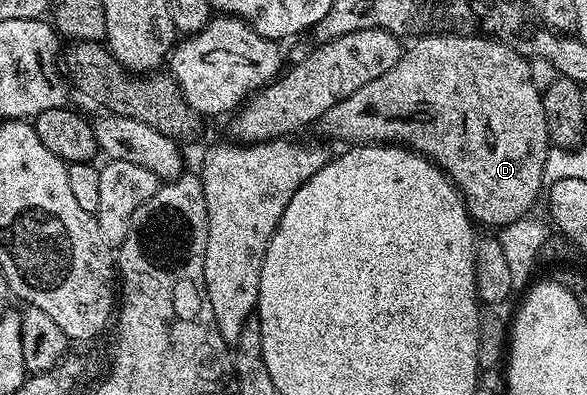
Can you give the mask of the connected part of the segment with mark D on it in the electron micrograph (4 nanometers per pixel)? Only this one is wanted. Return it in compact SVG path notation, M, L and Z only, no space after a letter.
M423 34L413 41L414 44L403 51L402 56L380 78L372 78L365 86L360 86L356 94L348 94L328 114L324 114L317 122L317 131L320 130L326 136L331 136L334 140L343 140L343 145L357 146L359 144L396 144L410 149L411 152L418 152L425 156L427 160L433 160L443 172L449 176L454 187L462 193L462 199L466 201L466 208L470 211L471 217L479 225L491 224L494 230L501 230L510 223L525 217L530 207L538 198L538 191L544 188L542 175L546 165L546 154L550 151L549 132L546 129L544 106L542 105L542 93L536 86L532 86L532 74L530 73L530 62L527 57L521 56L516 50L512 50L509 44L501 44L499 40L487 38L482 34L454 34L458 36L430 36Z

